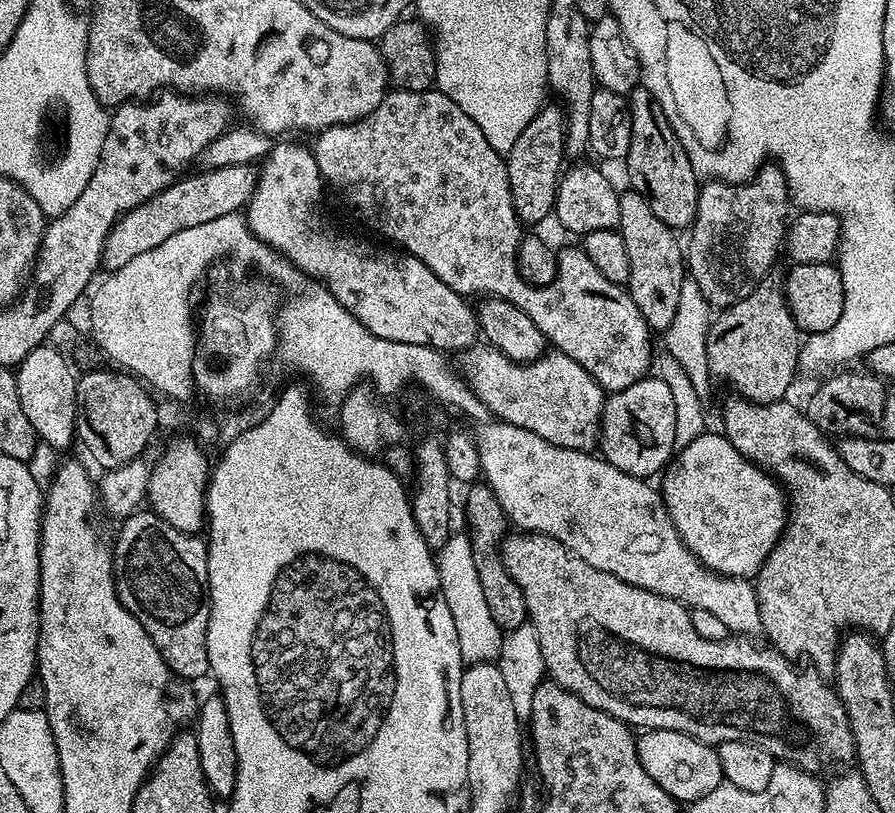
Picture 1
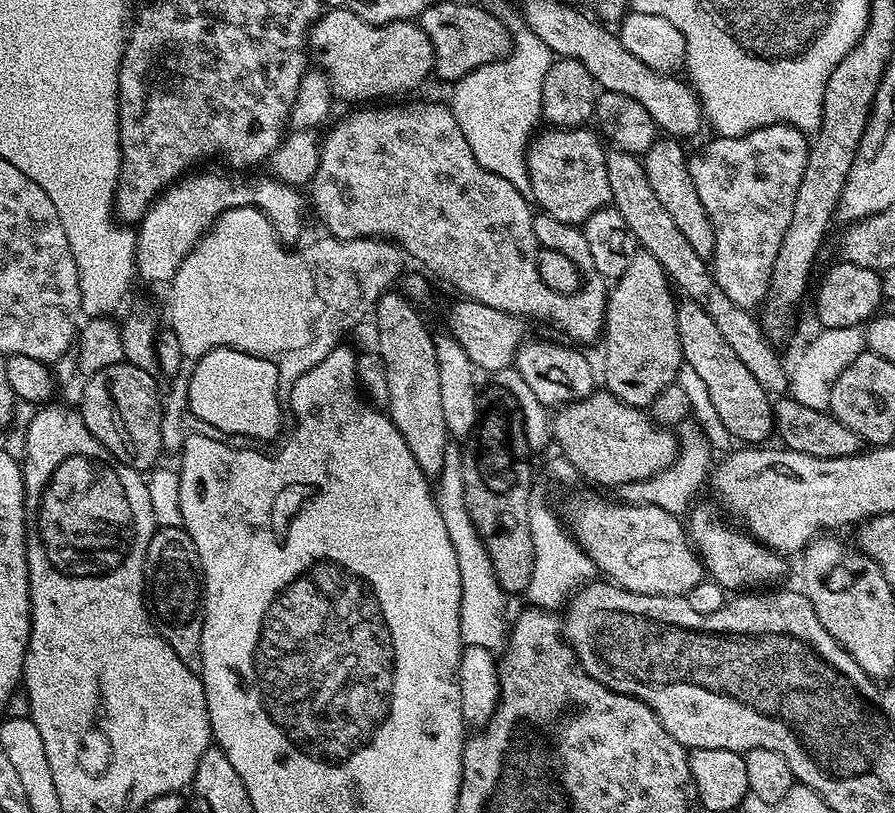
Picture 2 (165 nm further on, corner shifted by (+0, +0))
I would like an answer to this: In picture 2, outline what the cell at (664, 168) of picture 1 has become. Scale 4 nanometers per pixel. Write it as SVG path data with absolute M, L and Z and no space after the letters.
M676 138L657 139L650 151L642 157L644 173L658 202L662 202L666 214L670 214L671 220L678 225L678 230L682 230L686 242L690 242L690 247L694 249L694 254L711 258L714 254L714 226L702 206L702 198L698 198L698 190L694 190L688 169L688 156L680 144L683 143Z

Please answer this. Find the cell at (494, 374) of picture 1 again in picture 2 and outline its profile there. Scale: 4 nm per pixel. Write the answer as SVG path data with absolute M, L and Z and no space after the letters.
M607 390L591 392L586 398L565 404L552 420L552 436L563 459L592 484L616 488L619 484L639 485L676 462L678 436L657 426L639 408L631 408Z

